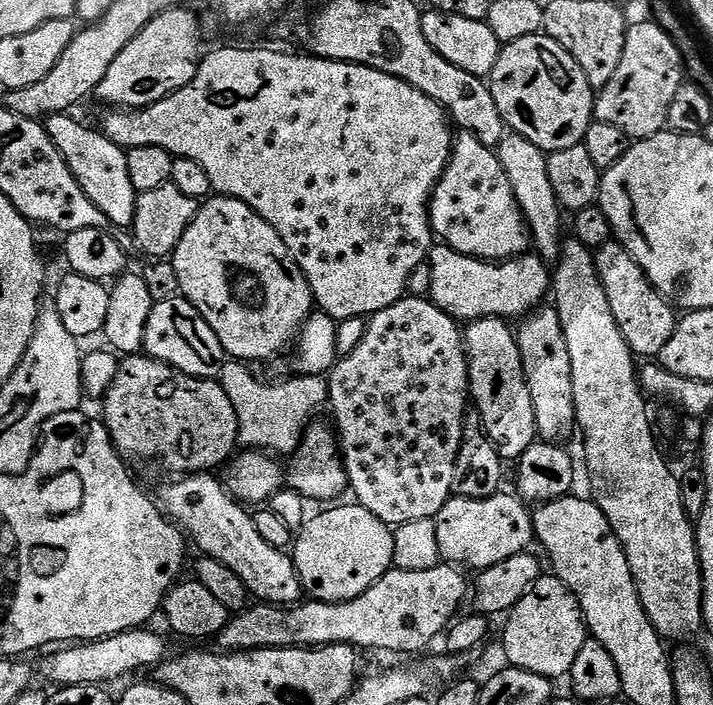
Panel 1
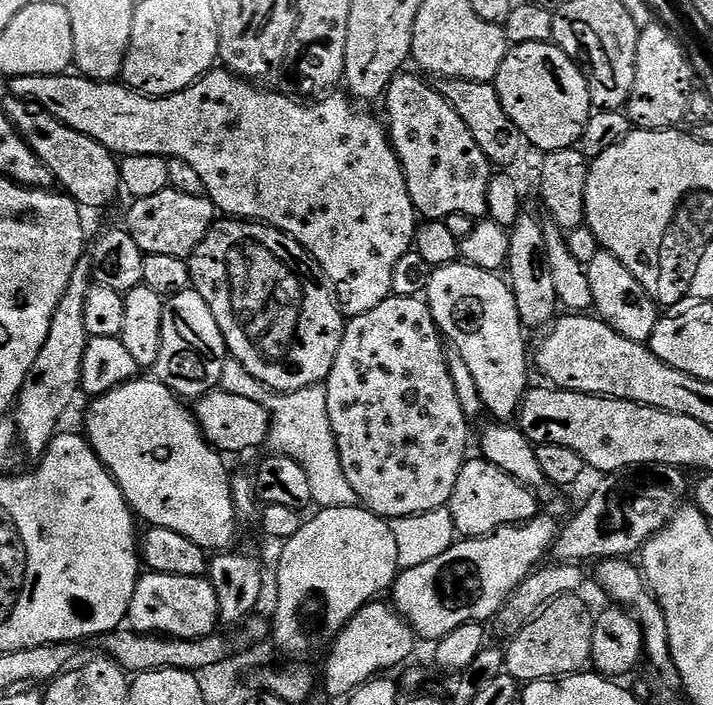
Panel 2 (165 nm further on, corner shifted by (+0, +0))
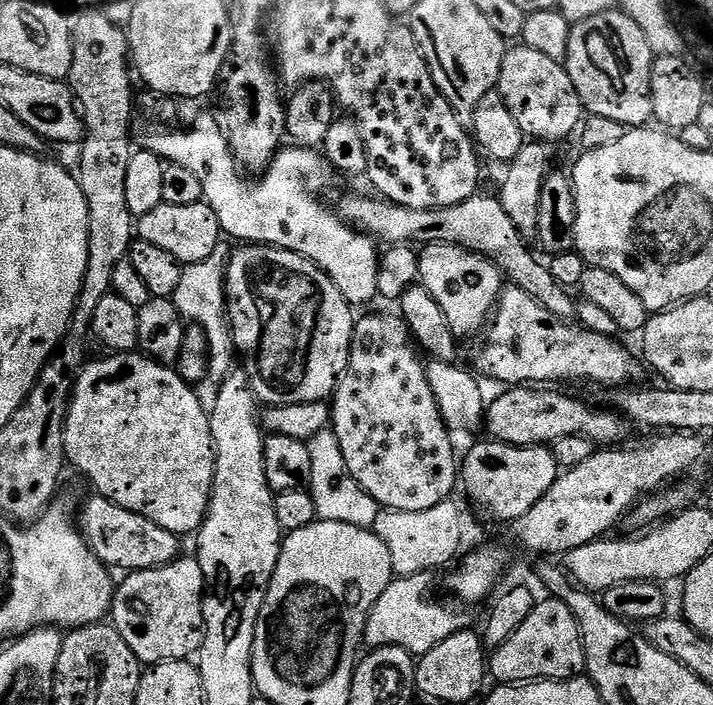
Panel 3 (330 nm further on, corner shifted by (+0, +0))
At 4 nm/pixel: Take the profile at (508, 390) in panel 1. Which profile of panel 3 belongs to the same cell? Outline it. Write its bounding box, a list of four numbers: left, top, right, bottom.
[419,244,502,338]

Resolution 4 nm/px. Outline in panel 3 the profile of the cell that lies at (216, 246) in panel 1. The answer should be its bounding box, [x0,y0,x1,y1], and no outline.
[225,244,356,406]

